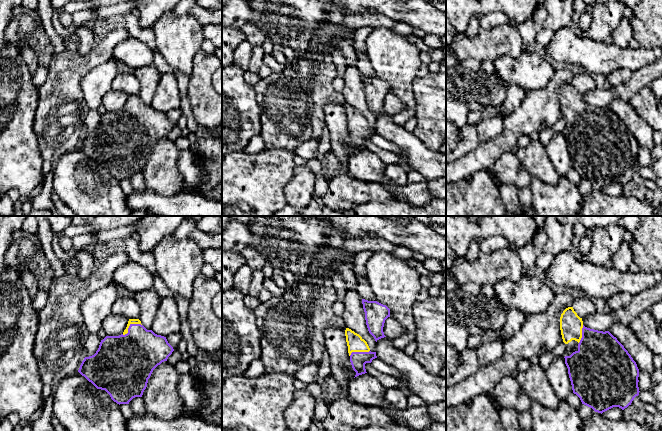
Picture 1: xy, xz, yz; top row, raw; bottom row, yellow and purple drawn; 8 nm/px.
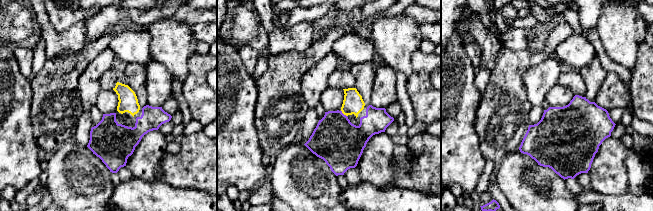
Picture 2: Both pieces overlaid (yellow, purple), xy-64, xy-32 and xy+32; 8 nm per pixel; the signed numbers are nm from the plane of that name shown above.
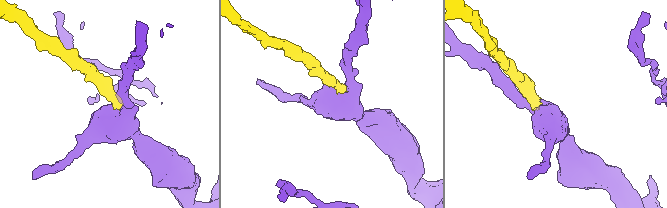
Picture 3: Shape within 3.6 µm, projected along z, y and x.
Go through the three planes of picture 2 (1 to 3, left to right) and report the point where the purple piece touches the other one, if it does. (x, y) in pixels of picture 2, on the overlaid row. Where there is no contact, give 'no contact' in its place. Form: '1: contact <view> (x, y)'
1: no contact
2: contact xy-32 (343, 113)
3: no contact

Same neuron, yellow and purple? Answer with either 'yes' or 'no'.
yes

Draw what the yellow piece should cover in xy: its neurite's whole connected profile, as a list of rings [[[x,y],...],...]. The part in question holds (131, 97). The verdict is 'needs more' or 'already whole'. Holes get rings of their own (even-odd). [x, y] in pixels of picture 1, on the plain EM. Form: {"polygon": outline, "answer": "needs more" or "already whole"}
{"polygon": [[[129,95],[121,111],[101,116],[96,129],[84,134],[78,148],[97,165],[105,166],[117,180],[129,180],[133,174],[142,173],[153,146],[173,127],[166,113],[147,106],[139,95]]], "answer": "needs more"}

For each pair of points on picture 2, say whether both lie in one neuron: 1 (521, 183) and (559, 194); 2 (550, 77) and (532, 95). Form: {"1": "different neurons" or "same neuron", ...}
{"1": "same neuron", "2": "same neuron"}

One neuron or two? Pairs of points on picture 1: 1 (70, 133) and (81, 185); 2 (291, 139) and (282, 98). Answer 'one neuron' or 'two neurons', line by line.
1: two neurons
2: one neuron

